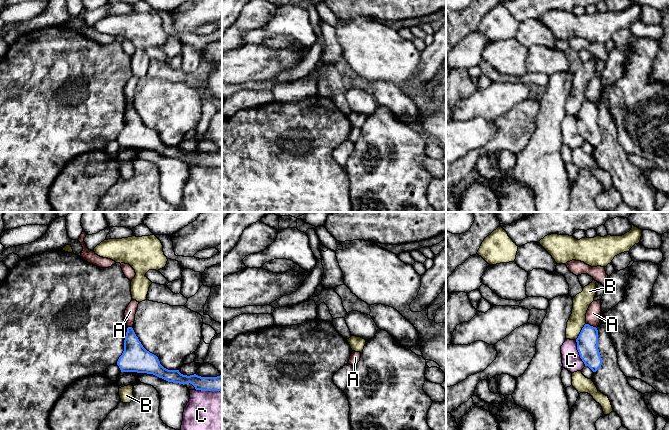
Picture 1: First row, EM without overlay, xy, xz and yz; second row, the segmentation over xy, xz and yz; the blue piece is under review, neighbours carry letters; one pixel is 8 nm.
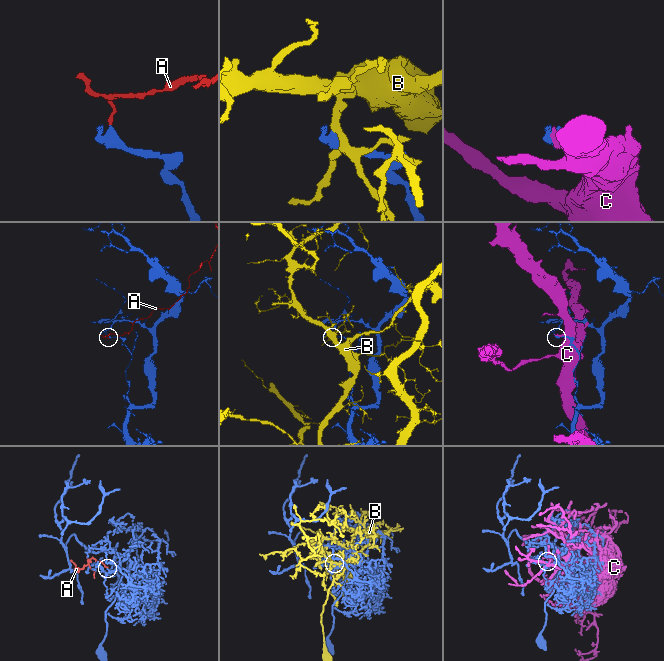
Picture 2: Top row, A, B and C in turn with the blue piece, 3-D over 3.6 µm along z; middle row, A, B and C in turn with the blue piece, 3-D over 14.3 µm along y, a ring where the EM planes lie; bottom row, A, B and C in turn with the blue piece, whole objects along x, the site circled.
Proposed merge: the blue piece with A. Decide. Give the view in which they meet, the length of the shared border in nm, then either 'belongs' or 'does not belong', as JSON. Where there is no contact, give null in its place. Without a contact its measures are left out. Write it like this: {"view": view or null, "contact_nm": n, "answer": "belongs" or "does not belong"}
{"view": "yz", "contact_nm": 100, "answer": "does not belong"}

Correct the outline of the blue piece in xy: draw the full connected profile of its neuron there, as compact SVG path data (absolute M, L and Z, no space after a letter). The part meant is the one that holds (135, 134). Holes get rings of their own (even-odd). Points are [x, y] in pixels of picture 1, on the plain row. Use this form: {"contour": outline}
{"contour": "M132 103L127 104L124 127L117 137L121 148L137 148L153 150L168 158L179 160L192 160L196 166L220 167L222 168L222 151L217 153L201 153L194 151L183 151L179 146L168 146L164 144L158 133L147 127Z"}

